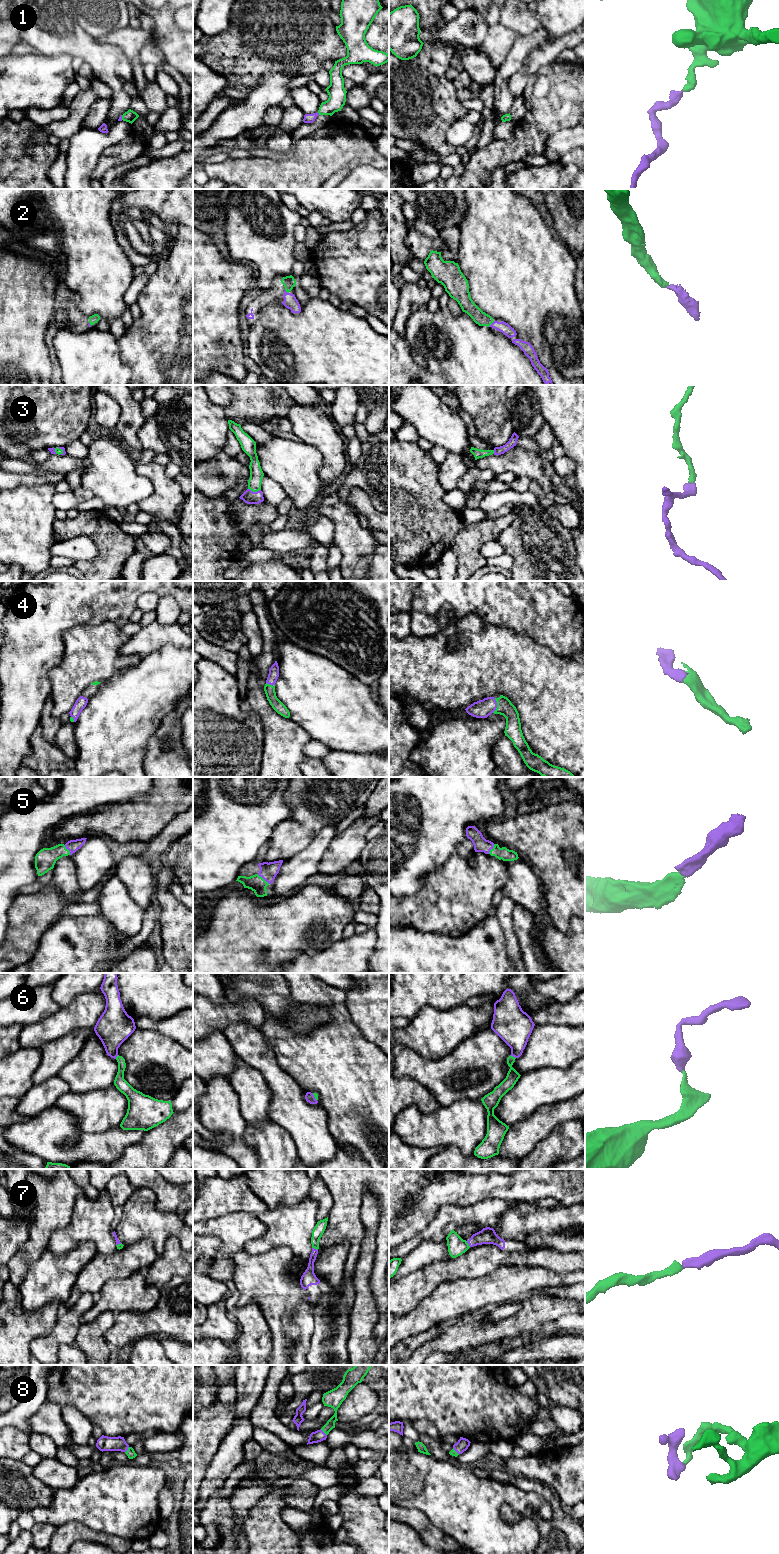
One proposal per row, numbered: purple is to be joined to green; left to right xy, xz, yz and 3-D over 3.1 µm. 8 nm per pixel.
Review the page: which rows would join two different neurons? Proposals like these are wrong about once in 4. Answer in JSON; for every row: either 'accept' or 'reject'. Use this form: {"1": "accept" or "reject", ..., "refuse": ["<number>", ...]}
{"1": "accept", "2": "accept", "3": "accept", "4": "accept", "5": "accept", "6": "accept", "7": "accept", "8": "accept", "refuse": []}

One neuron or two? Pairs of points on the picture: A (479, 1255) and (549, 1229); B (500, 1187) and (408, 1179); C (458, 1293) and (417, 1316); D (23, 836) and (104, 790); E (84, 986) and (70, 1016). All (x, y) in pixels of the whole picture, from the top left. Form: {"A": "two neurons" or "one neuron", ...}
{"A": "two neurons", "B": "two neurons", "C": "one neuron", "D": "one neuron", "E": "two neurons"}

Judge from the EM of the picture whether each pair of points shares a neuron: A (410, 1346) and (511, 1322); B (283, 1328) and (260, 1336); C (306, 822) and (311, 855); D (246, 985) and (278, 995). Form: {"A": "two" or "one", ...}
{"A": "two", "B": "two", "C": "two", "D": "one"}

